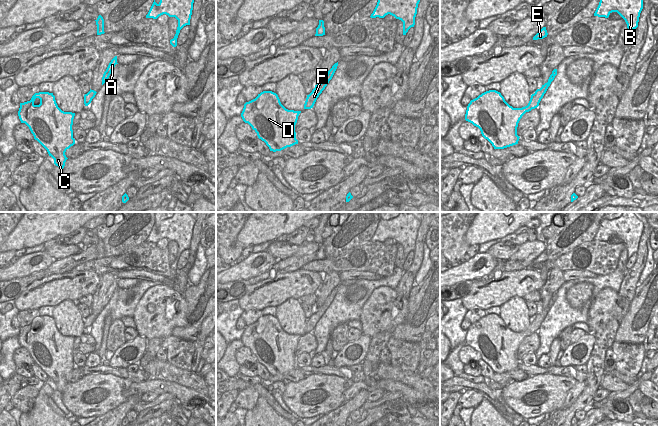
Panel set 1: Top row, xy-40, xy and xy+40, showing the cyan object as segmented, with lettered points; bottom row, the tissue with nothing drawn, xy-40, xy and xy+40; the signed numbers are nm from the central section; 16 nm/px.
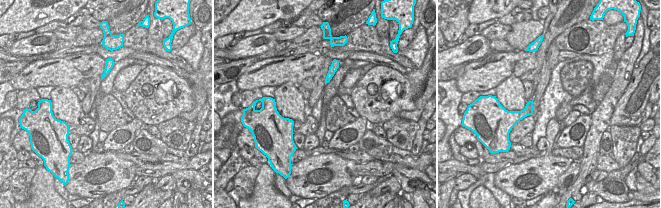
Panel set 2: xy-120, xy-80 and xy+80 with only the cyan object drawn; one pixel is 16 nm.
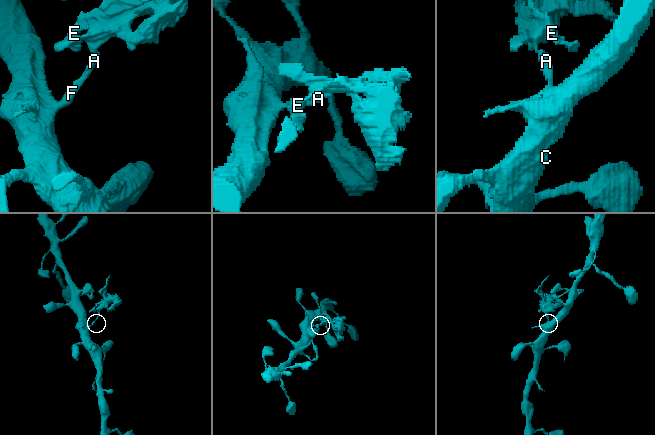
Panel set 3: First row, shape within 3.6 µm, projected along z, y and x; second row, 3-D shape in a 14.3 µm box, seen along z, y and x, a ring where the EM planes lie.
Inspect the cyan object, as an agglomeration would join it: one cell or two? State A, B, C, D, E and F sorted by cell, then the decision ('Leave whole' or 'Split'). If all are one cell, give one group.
Groups: A B E F / C D. Split

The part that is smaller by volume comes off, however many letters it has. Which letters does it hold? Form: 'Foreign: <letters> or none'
Foreign: A, B, E, F

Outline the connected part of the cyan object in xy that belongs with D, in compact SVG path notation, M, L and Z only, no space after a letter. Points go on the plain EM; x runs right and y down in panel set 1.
M263 315L244 328L241 341L270 375L276 376L298 368L295 349L300 337L286 333L276 317Z

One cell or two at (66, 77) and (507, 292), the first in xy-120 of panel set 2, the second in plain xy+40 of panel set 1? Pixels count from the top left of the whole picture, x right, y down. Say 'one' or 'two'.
one

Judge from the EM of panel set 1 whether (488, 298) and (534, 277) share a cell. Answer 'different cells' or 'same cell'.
same cell

